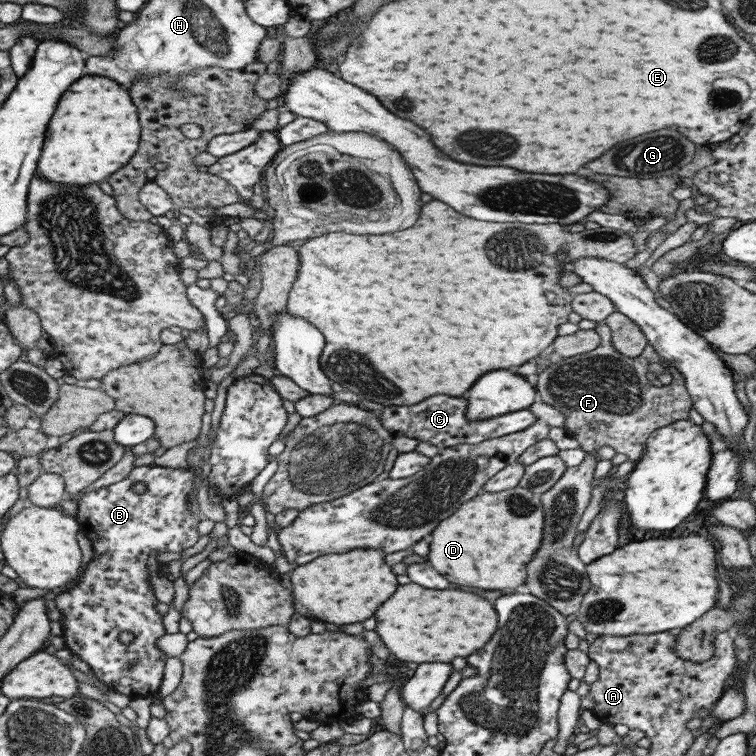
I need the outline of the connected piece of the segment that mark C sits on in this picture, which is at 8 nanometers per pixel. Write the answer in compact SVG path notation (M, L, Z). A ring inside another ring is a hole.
M431 396L427 400L421 400L415 406L385 406L378 420L392 437L407 436L419 442L429 442L440 449L463 443L477 444L490 438L513 434L531 426L537 419L531 411L523 409L517 412L507 412L495 418L487 418L487 420L469 422L465 418L465 407L467 407L465 396L459 398Z

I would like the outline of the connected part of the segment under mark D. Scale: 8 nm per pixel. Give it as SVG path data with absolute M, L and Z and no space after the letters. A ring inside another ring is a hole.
M515 485L499 492L481 492L461 504L431 532L427 560L451 584L479 590L513 590L525 580L525 564L541 544L543 508L540 498Z

